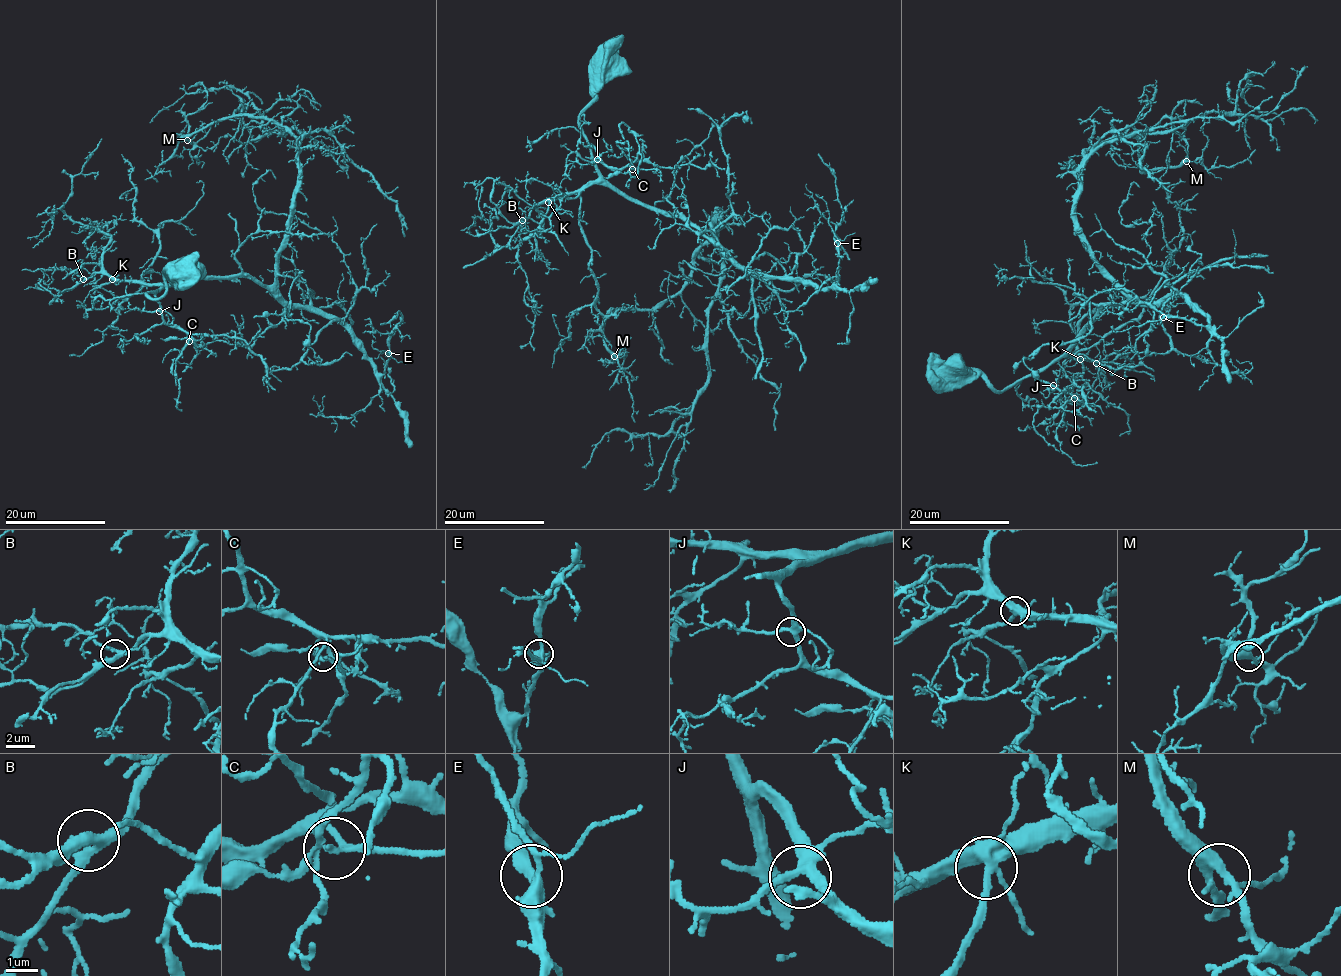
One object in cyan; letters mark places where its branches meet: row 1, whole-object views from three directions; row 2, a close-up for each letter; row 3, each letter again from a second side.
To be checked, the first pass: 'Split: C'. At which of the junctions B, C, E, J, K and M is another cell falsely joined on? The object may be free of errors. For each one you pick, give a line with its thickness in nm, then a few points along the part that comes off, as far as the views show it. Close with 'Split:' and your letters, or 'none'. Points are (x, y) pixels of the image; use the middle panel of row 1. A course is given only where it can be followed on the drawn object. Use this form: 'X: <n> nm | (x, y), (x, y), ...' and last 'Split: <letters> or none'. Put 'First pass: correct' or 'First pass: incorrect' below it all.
C: 190 nm | (633, 169), (630, 164), (637, 156), (639, 144), (623, 122), (619, 126), (624, 138)
Split: C
First pass: correct

